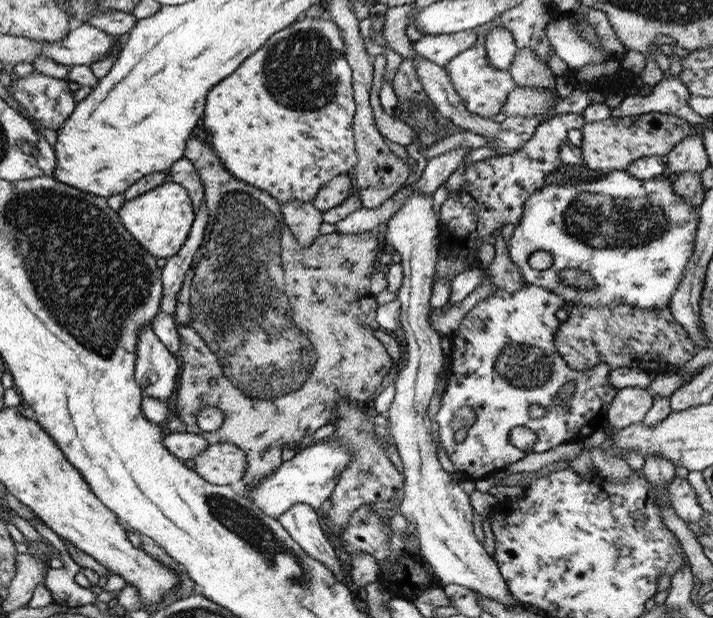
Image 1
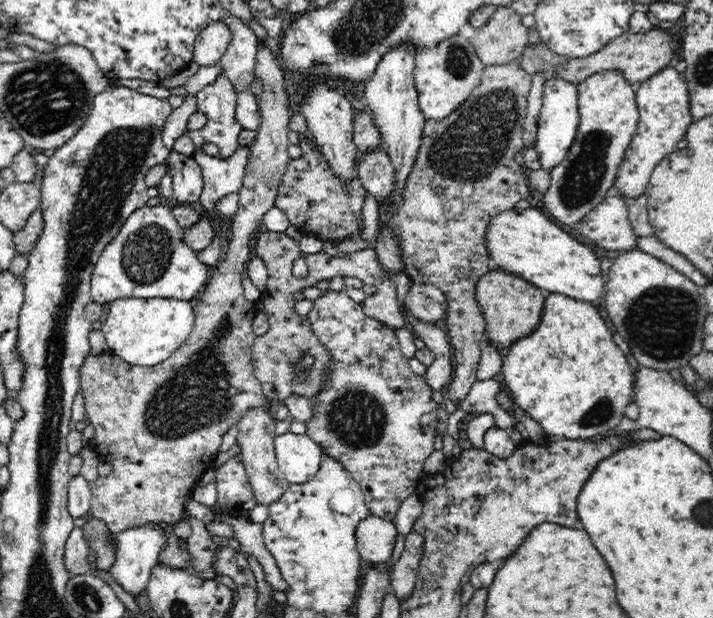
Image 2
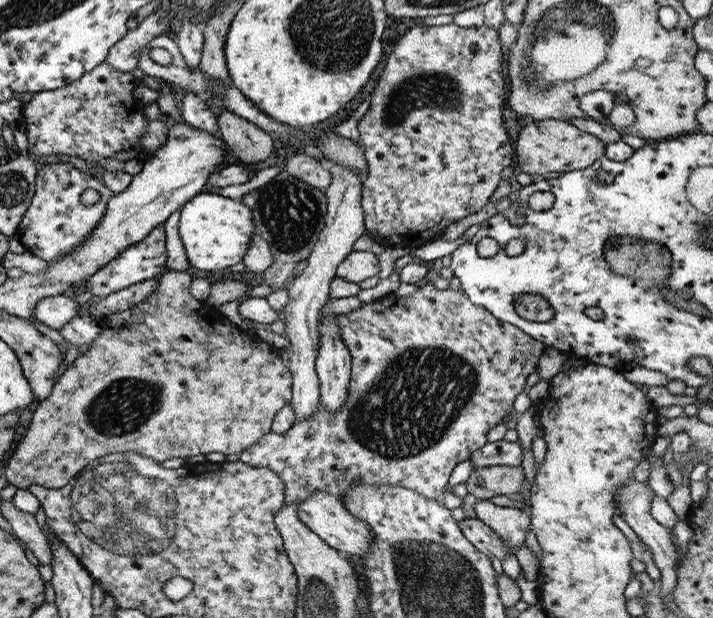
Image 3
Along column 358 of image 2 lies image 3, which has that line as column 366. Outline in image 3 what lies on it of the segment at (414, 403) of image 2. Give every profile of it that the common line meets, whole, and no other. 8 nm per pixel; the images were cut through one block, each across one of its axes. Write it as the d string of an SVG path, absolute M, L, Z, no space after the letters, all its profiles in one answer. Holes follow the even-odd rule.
M422 281L419 289L410 296L397 296L390 294L372 302L360 304L359 308L338 315L340 324L340 339L349 349L350 354L350 379L347 385L347 396L340 409L328 411L319 402L318 407L312 415L306 419L294 421L294 423L282 435L269 431L264 434L258 442L248 446L237 454L237 460L250 467L263 467L276 472L276 475L284 482L284 504L289 501L296 503L306 498L314 490L322 490L339 497L346 493L346 485L349 480L360 480L366 484L380 484L381 486L400 486L407 490L416 492L425 498L438 499L443 495L444 486L449 480L451 470L456 464L470 458L470 454L483 446L485 435L490 434L497 423L501 423L505 416L512 412L513 400L521 392L525 384L525 378L536 368L540 354L545 345L516 326L501 322L480 306L471 304L471 301L463 294L461 289L435 290L432 283Z

